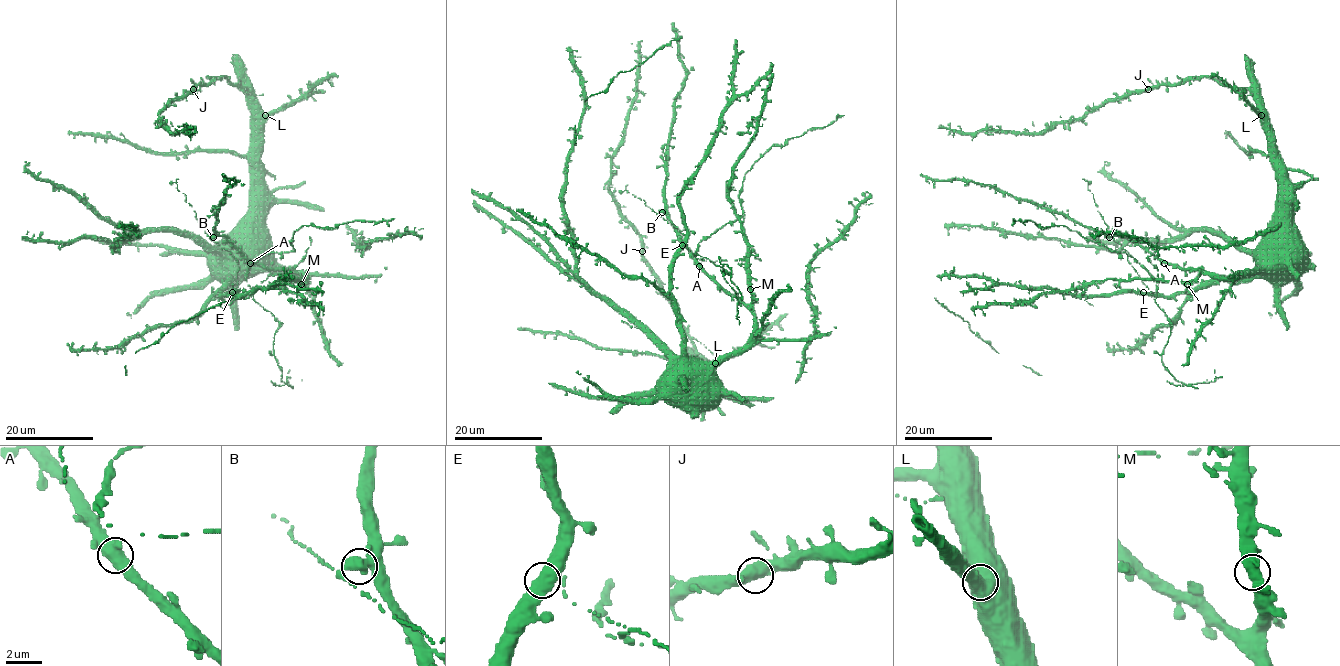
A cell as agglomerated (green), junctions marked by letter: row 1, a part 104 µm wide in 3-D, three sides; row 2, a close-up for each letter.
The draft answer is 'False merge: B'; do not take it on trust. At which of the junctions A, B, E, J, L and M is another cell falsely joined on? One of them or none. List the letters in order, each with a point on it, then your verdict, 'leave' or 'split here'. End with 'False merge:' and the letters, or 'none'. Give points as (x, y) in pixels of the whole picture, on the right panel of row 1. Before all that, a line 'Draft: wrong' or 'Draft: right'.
Draft: right
A: place (1164, 263); leave
B: place (1109, 237); split here
E: place (1143, 292); leave
J: place (1148, 89); leave
L: place (1261, 115); leave
M: place (1187, 284); leave
False merge: B

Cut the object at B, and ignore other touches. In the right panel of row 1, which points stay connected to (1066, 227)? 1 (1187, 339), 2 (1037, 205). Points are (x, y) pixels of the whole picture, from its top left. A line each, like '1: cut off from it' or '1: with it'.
1: cut off from it
2: cut off from it

